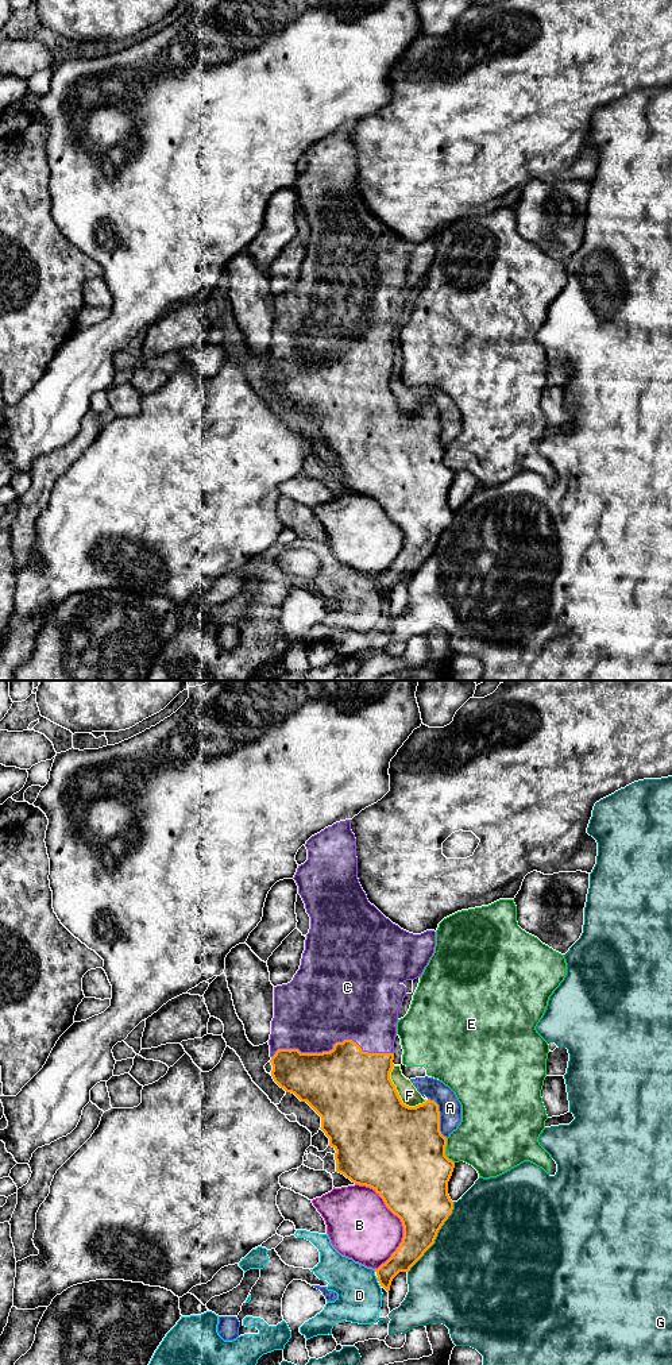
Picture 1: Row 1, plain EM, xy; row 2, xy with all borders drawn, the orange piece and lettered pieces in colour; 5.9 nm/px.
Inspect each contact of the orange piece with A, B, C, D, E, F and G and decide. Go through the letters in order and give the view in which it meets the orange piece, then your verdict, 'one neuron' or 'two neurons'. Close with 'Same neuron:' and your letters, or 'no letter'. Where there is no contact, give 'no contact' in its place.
A: meets orange in xy; two neurons
B: meets orange in xy; two neurons
C: meets orange in xy; one neuron
D: meets orange in xy; two neurons
E: meets orange in xy; two neurons
F: meets orange in xy; two neurons
G: meets orange in xy; two neurons
Same neuron: C

